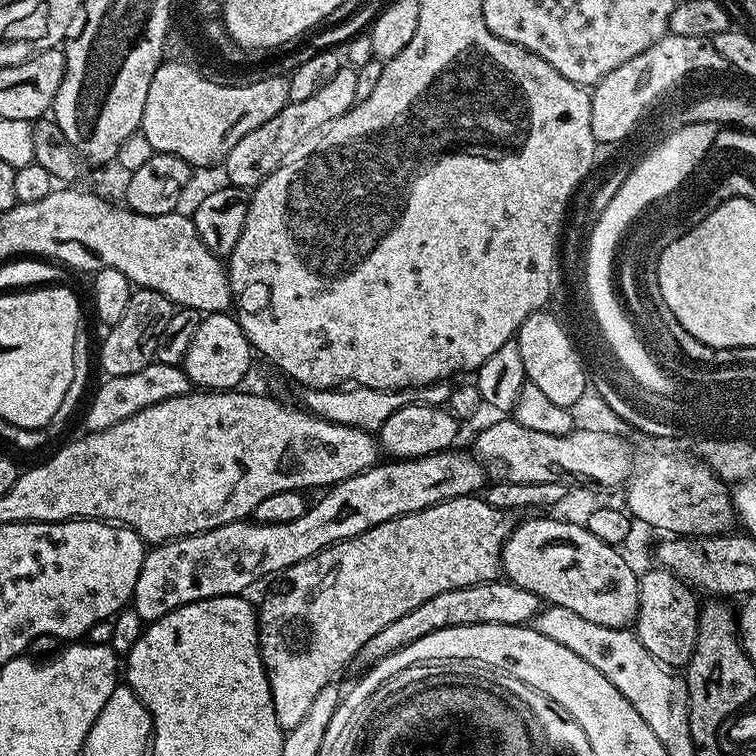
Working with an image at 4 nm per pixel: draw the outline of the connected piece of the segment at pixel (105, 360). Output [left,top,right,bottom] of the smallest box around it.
[100,288,174,377]

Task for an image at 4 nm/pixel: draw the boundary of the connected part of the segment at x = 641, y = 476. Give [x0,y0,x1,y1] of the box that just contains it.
[626,452,738,538]

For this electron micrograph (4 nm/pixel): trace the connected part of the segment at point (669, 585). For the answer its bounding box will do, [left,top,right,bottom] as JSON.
[635,566,701,670]

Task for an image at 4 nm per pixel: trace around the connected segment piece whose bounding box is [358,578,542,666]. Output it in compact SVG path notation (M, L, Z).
M504 578L484 580L481 584L474 586L462 586L454 590L446 590L446 594L437 594L435 598L422 602L422 606L414 606L414 610L410 610L410 614L398 618L395 622L390 622L390 626L386 626L383 630L378 630L378 634L374 634L374 638L370 638L370 642L366 642L366 646L362 646L358 660L359 663L364 663L364 666L377 664L382 658L394 654L399 648L410 646L410 642L418 642L418 638L426 638L426 634L454 626L470 626L471 624L518 624L524 626L541 611L542 601L540 597L535 596L530 590L522 590L518 585Z

